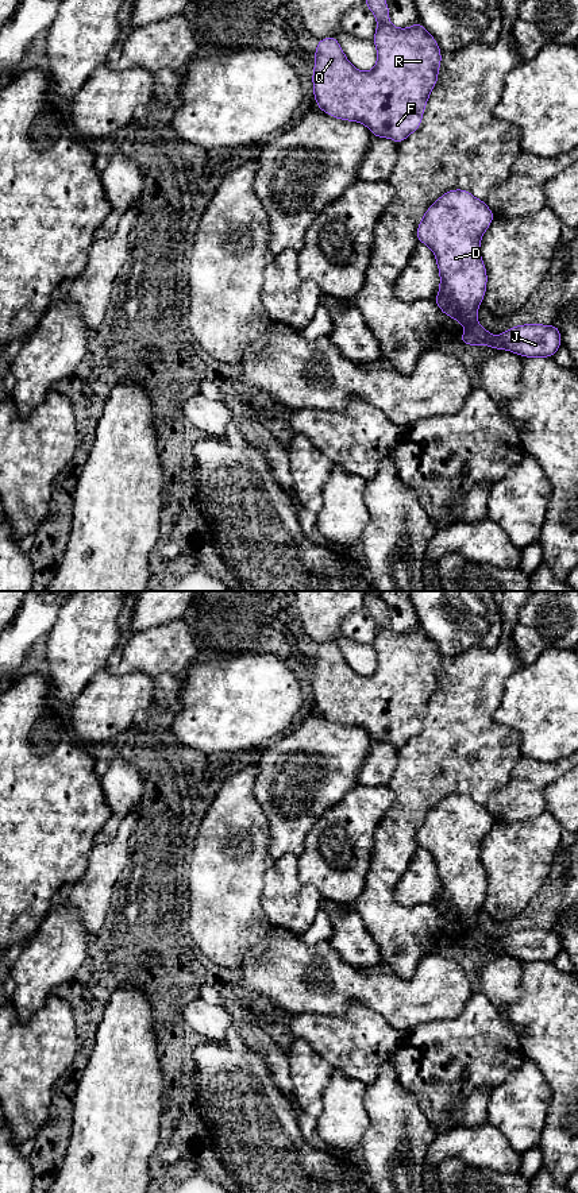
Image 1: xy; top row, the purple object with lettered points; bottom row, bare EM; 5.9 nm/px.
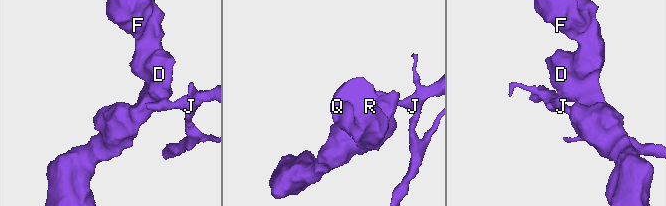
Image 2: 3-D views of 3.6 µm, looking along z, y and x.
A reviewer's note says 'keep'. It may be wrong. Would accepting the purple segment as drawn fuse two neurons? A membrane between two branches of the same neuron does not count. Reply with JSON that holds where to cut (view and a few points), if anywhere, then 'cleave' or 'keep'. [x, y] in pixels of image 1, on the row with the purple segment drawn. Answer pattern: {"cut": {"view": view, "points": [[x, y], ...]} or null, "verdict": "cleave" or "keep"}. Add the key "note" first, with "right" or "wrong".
{"note": "wrong", "cut": {"view": "xy", "points": [[477, 321], [466, 327]]}, "verdict": "cleave"}

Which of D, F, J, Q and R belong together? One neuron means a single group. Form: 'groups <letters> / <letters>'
groups D F Q R / J

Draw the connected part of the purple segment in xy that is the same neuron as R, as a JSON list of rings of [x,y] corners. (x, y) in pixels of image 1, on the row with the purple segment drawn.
[[[365,0],[365,5],[377,19],[373,36],[375,66],[370,72],[361,72],[347,59],[336,36],[319,39],[312,73],[313,99],[327,115],[362,123],[374,138],[389,138],[400,144],[421,126],[428,97],[438,84],[442,51],[438,40],[420,22],[408,28],[394,27],[389,20],[386,0]]]

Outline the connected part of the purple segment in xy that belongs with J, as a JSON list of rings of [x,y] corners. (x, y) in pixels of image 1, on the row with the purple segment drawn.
[[[481,324],[467,325],[461,336],[465,345],[489,345],[506,350],[523,358],[552,358],[562,345],[562,335],[556,324],[524,324],[516,325],[498,336],[489,333]]]

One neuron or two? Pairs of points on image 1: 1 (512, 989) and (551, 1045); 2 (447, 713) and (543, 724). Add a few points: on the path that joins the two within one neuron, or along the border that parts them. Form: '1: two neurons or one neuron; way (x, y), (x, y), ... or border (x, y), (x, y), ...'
1: two neurons; border (523, 966), (520, 996), (507, 1008), (521, 1029)
2: two neurons; border (504, 688), (493, 719), (513, 729), (519, 737)

